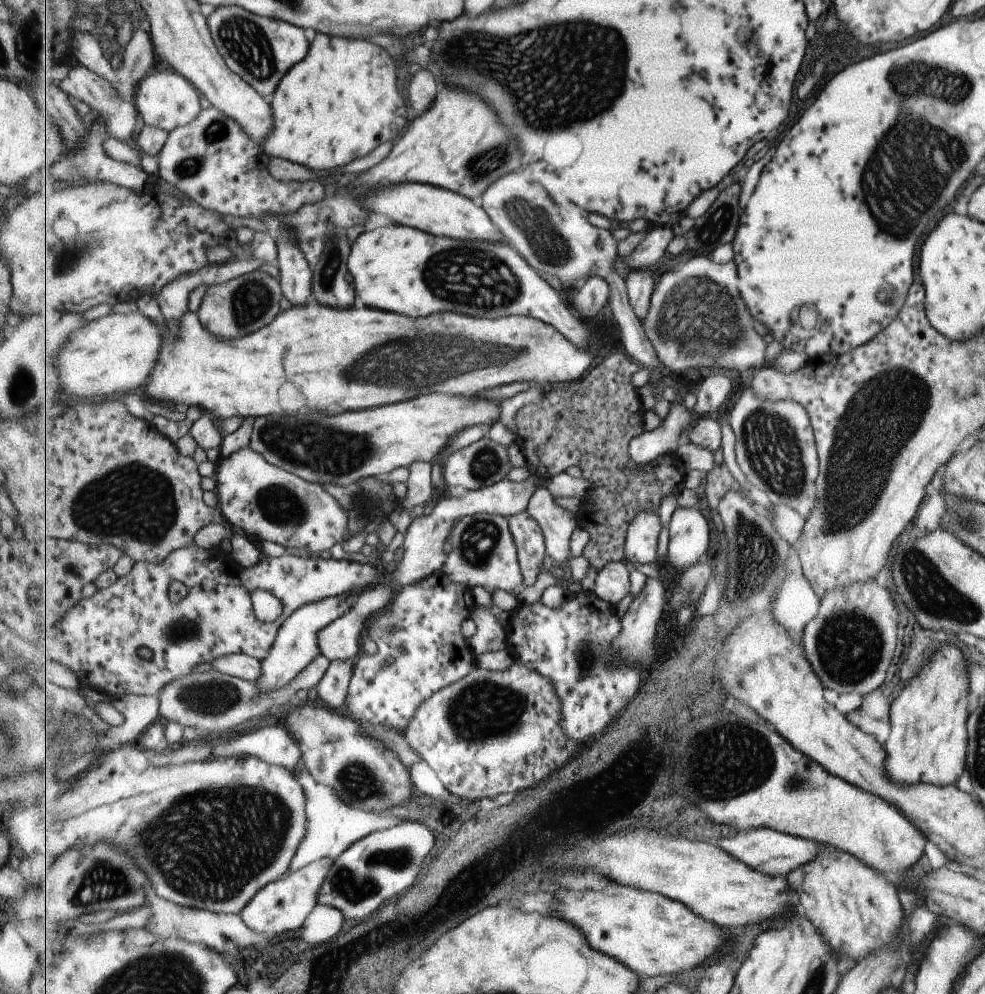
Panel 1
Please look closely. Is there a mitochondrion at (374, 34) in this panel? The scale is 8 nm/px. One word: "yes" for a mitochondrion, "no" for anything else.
no

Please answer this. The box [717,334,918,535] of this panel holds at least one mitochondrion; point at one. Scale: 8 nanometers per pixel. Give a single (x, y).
(772, 450)

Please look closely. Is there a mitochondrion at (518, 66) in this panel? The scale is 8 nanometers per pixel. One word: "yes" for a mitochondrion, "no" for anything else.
yes

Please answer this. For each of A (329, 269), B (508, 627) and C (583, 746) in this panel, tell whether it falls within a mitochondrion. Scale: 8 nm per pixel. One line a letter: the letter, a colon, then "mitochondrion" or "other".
A: mitochondrion
B: other
C: other

